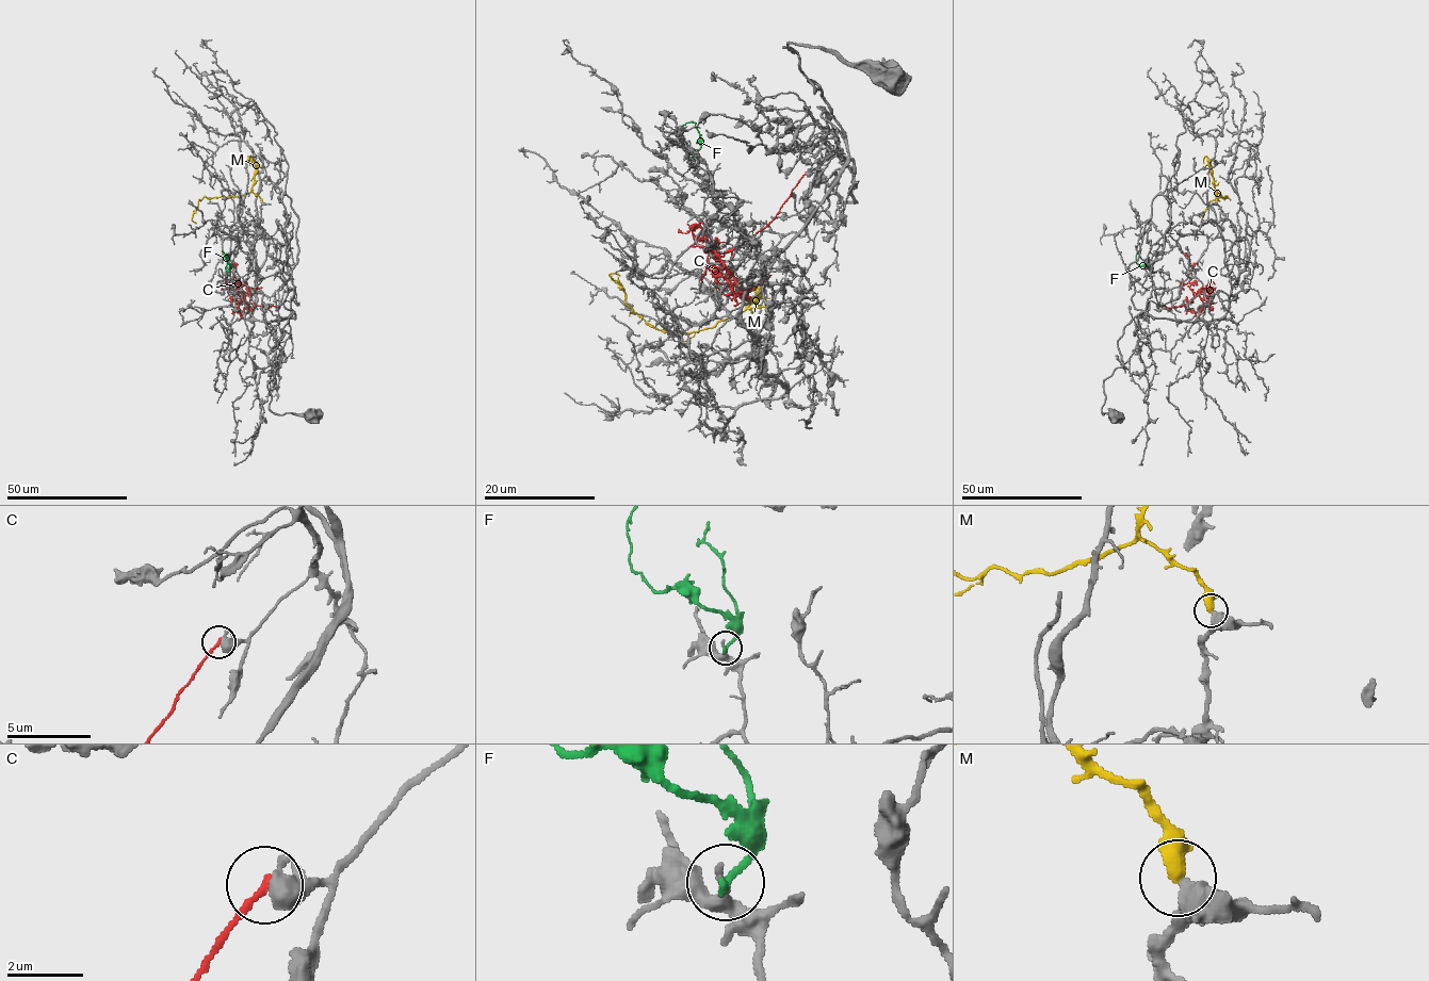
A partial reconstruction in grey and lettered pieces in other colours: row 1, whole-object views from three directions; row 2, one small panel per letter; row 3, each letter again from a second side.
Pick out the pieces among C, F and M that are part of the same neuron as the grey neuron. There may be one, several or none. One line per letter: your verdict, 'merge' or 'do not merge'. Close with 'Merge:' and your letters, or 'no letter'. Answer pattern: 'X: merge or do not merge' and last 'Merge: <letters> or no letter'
C: do not merge
F: do not merge
M: merge
Merge: M

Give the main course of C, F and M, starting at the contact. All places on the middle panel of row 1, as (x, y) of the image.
C: (806, 173), (770, 222), (721, 256), (715, 254), (716, 246), (703, 249), (707, 252), (698, 245), (698, 233)
F: (694, 154), (701, 146), (694, 123), (684, 124), (679, 129)
M: (770, 308), (747, 309), (692, 332), (658, 330), (631, 308), (622, 287), (609, 276), (612, 273), (620, 276)

